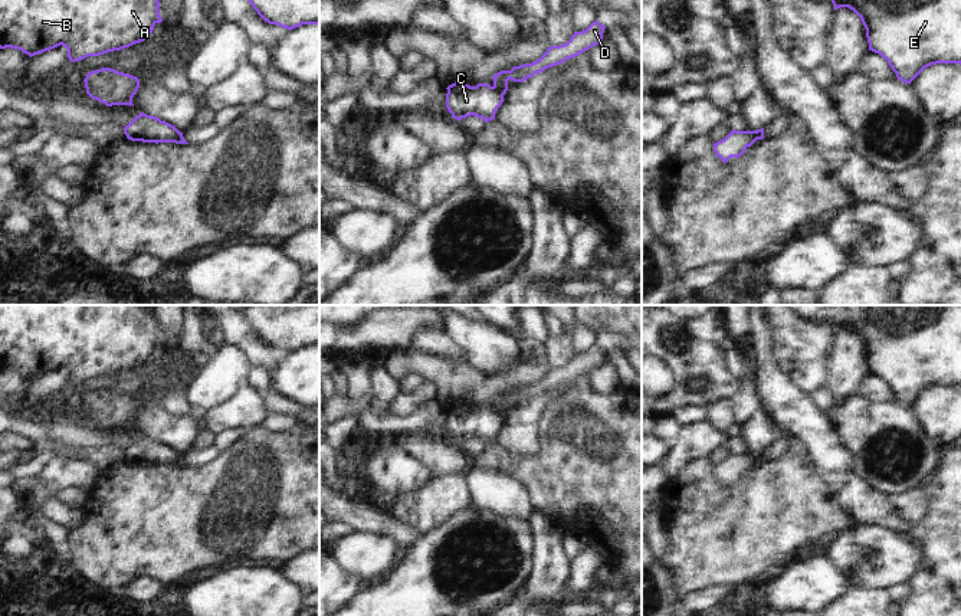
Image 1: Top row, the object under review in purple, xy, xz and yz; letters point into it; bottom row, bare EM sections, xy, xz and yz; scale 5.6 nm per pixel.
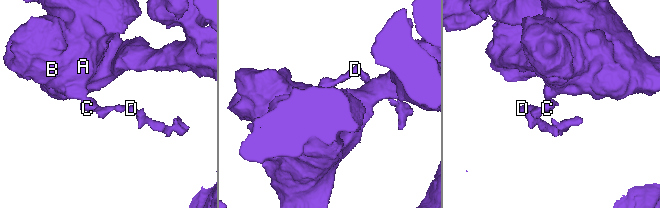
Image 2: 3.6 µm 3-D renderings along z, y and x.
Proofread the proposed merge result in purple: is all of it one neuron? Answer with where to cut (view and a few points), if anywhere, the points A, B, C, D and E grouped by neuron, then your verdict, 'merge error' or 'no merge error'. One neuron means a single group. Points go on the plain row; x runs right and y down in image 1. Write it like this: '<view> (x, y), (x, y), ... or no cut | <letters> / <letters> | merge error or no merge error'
xz (492, 409), (502, 418) | A B C E / D | merge error

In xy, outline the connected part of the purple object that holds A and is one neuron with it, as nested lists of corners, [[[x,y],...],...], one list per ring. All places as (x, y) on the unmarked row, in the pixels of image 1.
[[[0,305],[0,371],[19,371],[32,380],[62,367],[68,371],[69,383],[78,384],[144,364],[152,355],[154,348],[163,344],[155,308],[157,305]]]

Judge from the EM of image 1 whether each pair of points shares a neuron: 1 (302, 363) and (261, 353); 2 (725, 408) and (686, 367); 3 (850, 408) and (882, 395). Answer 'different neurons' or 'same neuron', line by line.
1: different neurons
2: different neurons
3: different neurons

